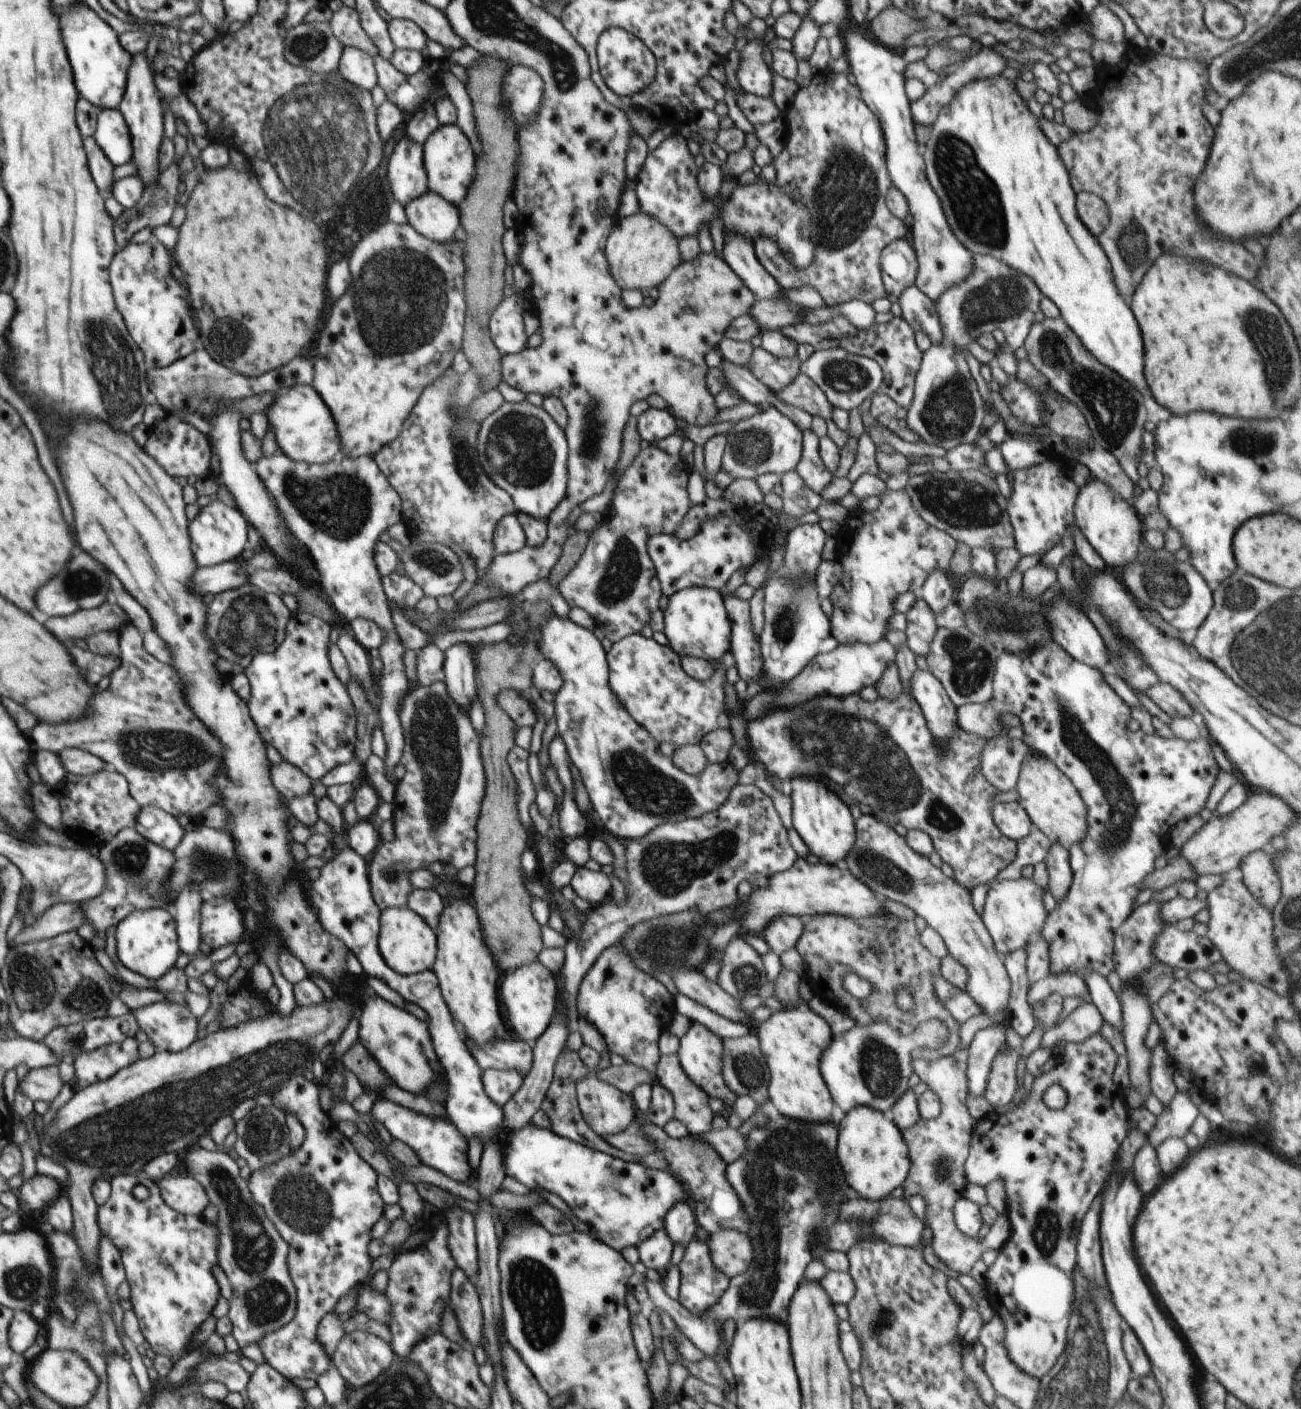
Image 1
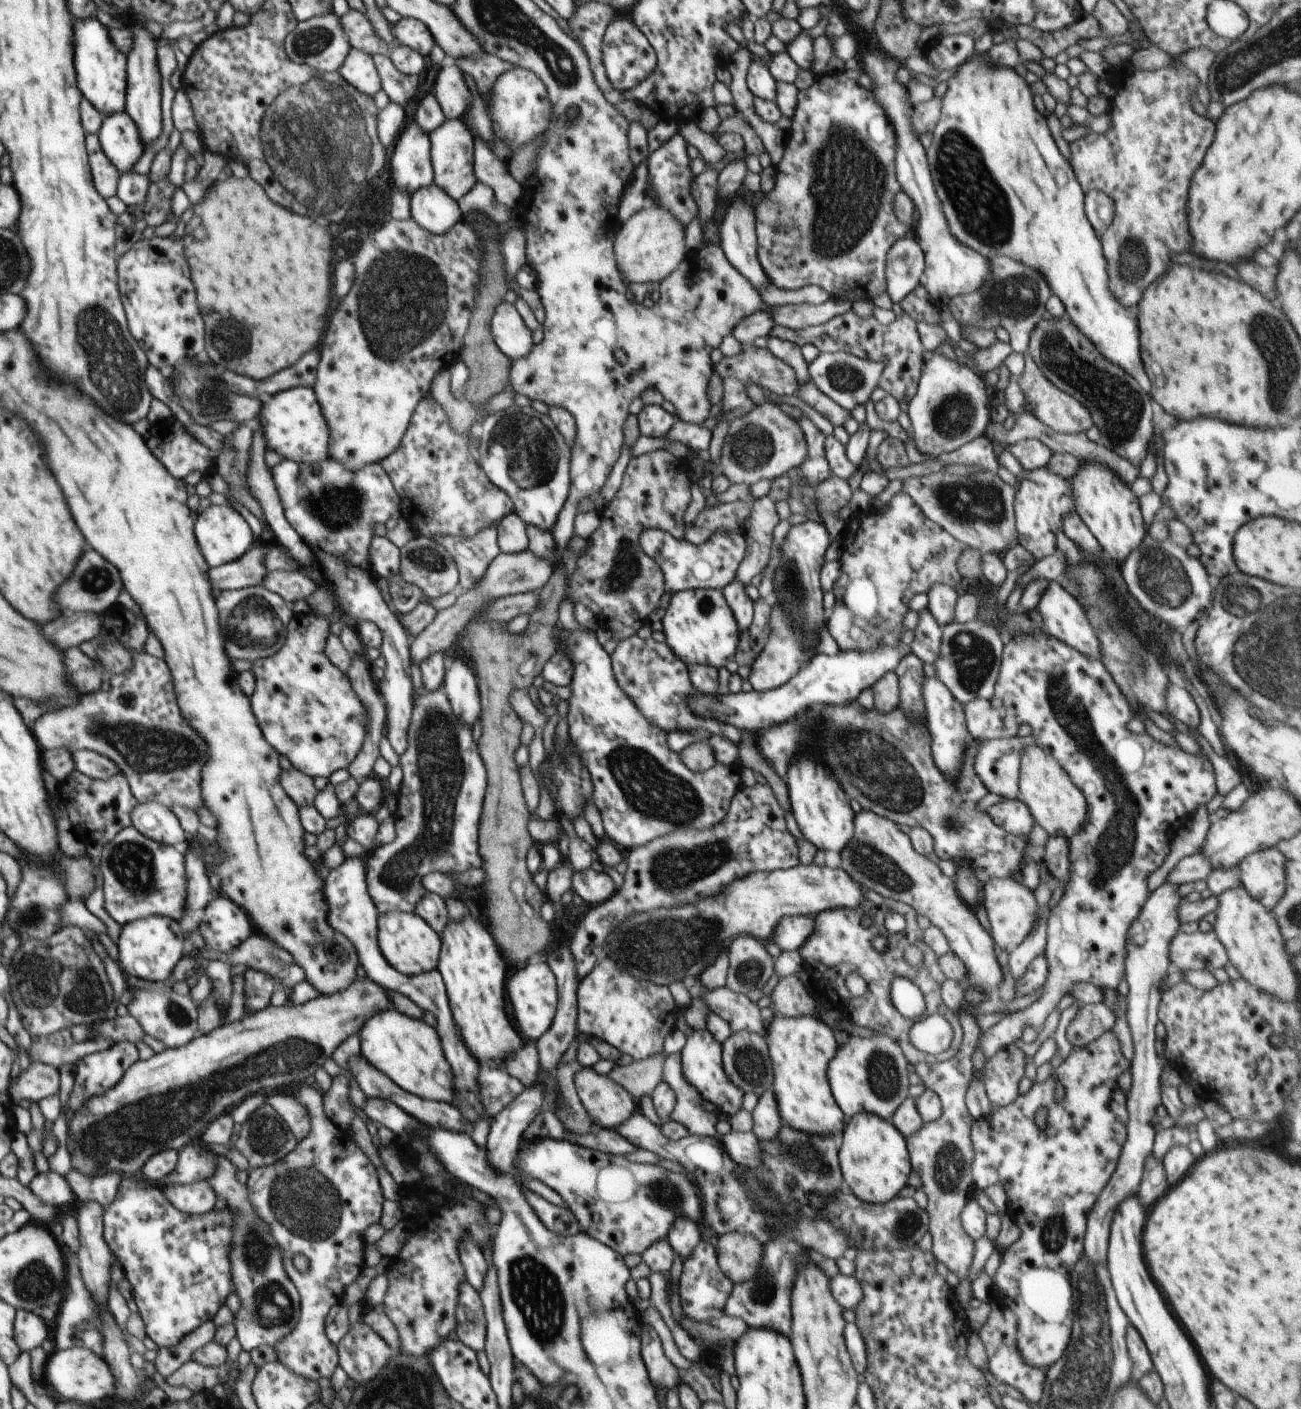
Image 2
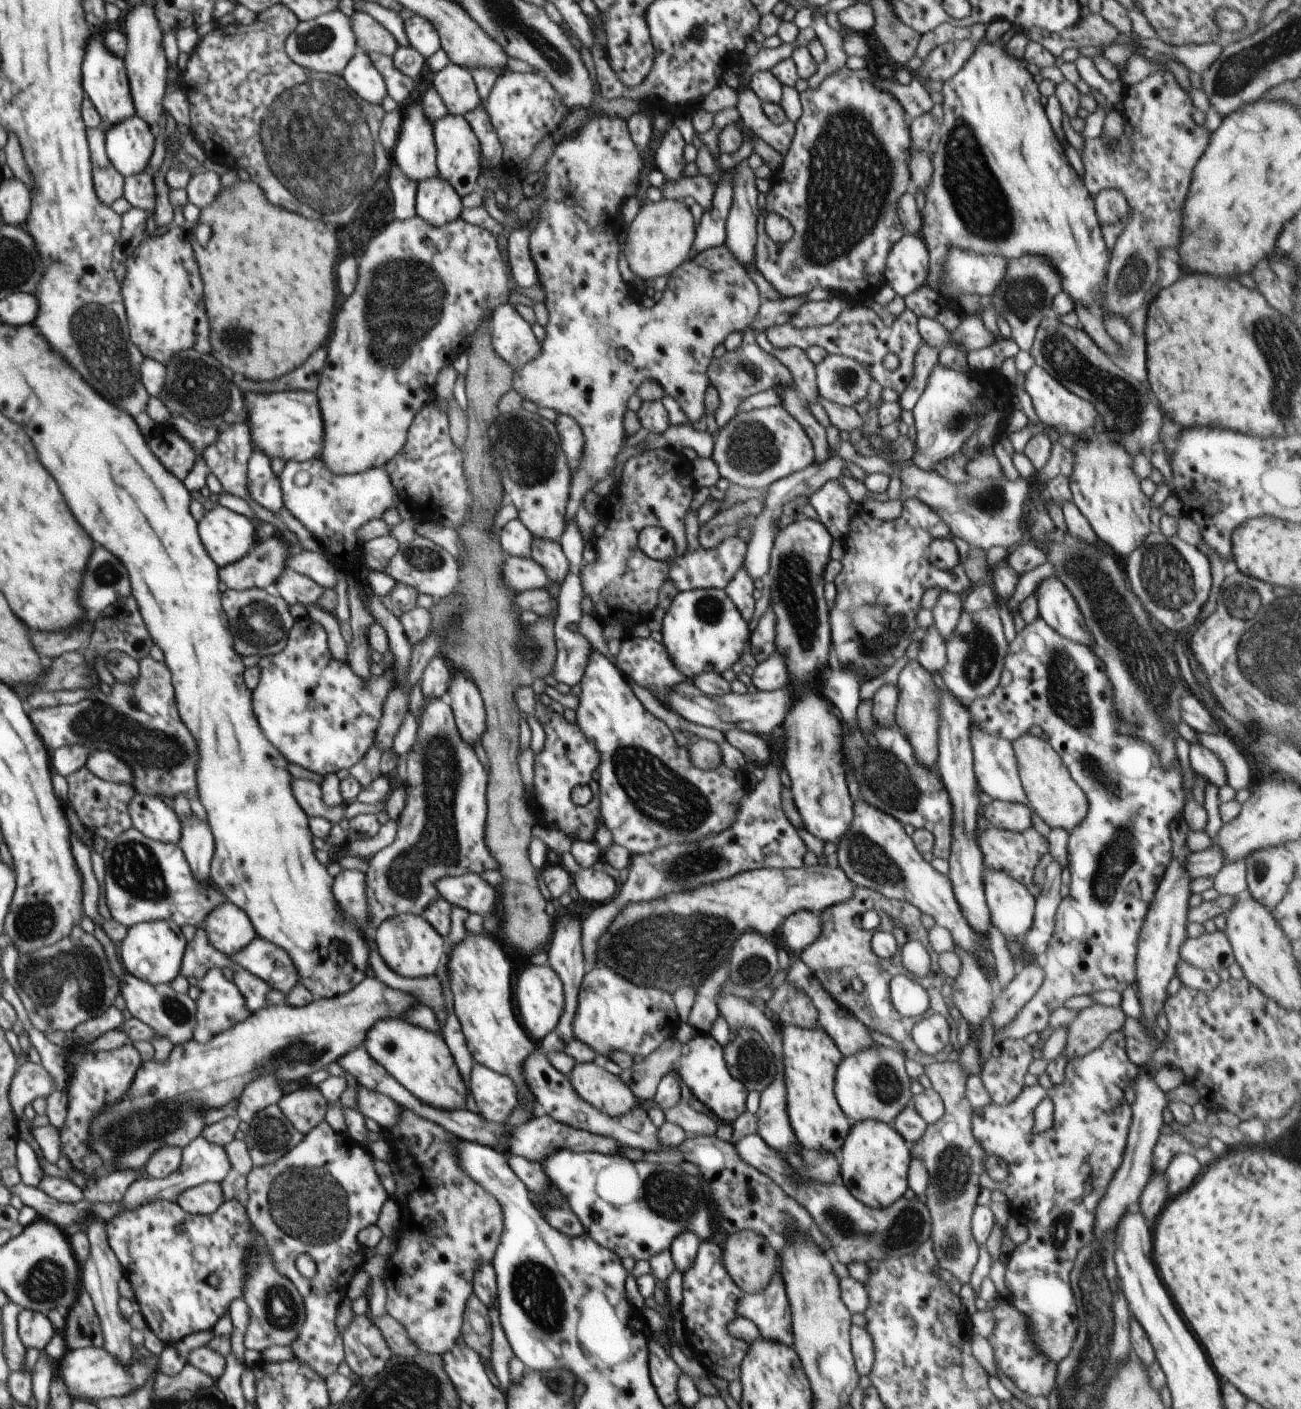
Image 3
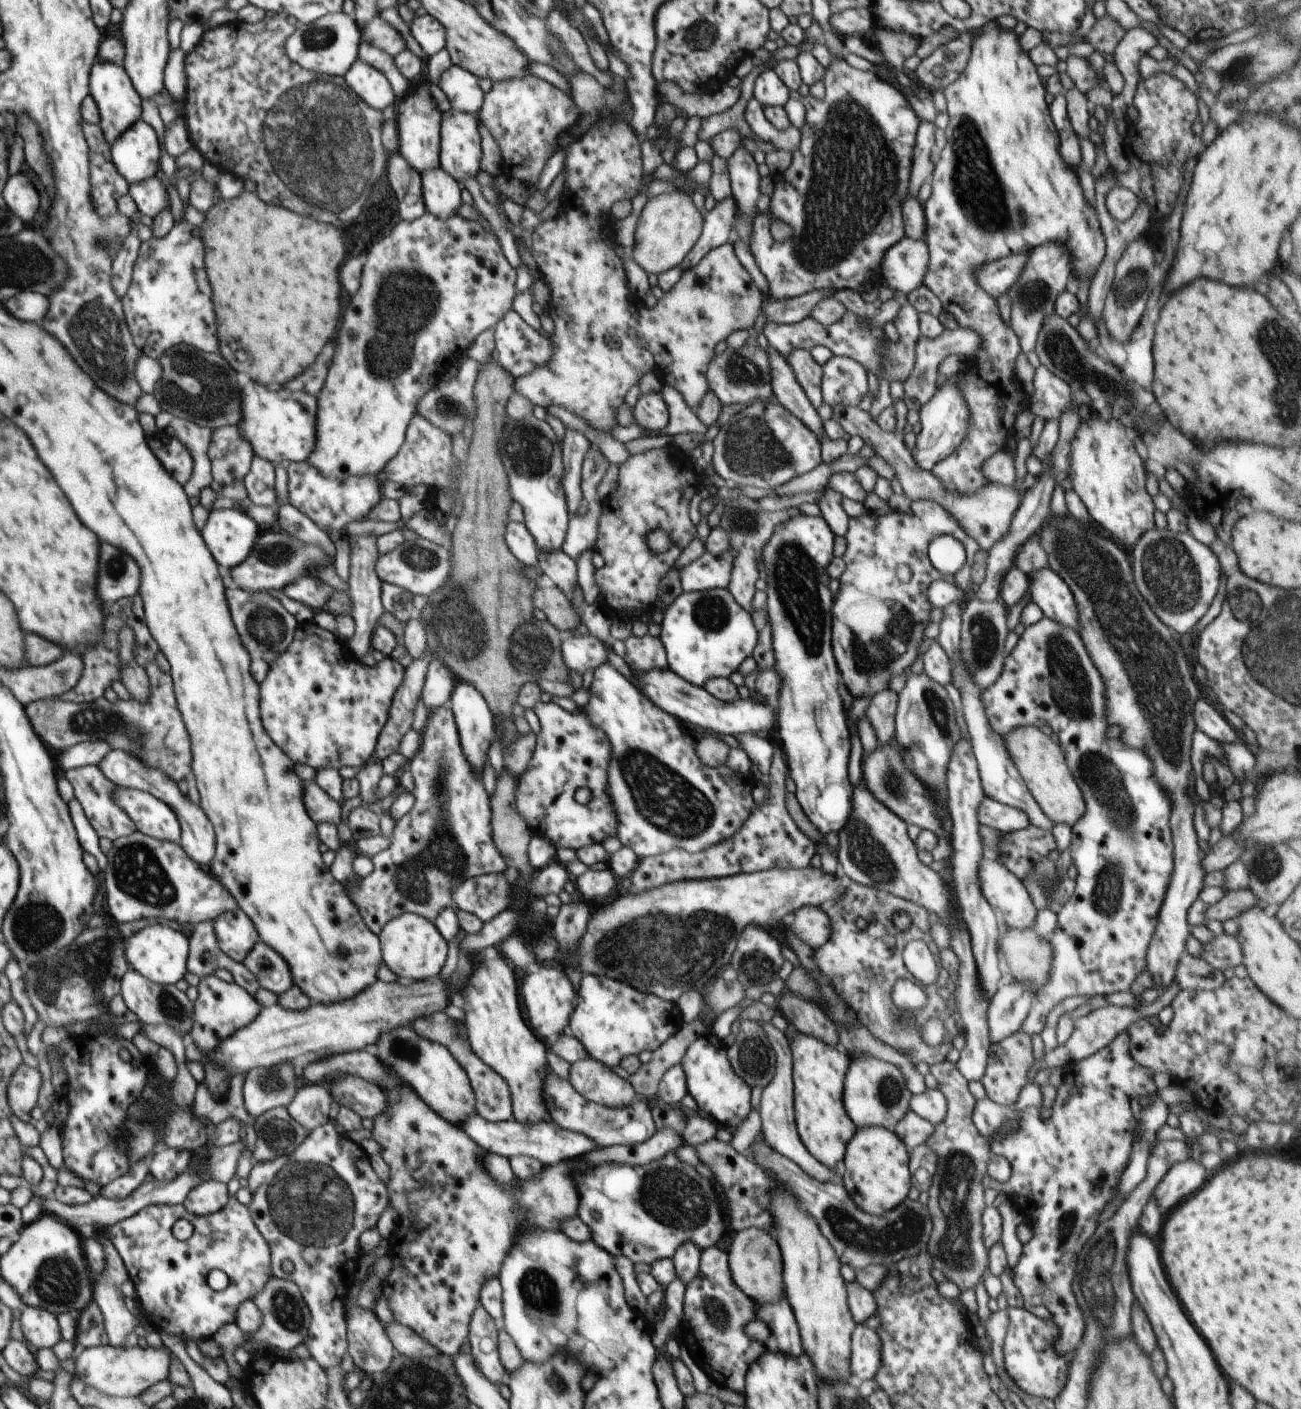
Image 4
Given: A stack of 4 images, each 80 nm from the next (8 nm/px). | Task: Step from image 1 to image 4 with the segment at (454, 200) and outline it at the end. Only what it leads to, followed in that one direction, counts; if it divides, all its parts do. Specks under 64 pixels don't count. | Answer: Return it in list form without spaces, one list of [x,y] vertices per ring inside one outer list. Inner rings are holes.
[[[448,110],[442,113],[440,120],[440,155],[439,166],[444,172],[463,188],[463,182],[470,177],[476,178],[481,170],[481,148],[480,132],[478,132],[478,114]]]

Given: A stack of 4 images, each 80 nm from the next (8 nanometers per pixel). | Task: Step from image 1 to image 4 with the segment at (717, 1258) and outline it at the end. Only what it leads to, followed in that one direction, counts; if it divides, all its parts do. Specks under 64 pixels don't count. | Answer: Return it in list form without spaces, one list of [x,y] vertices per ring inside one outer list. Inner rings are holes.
[[[744,1228],[732,1232],[732,1244],[728,1250],[728,1264],[732,1280],[753,1302],[778,1302],[785,1296],[782,1278],[783,1260],[777,1242],[760,1228]]]

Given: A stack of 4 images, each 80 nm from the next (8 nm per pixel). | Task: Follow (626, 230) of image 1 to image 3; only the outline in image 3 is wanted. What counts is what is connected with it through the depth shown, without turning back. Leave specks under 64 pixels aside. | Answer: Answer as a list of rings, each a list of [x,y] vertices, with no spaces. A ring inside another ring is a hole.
[[[662,197],[658,202],[645,202],[629,225],[621,251],[636,278],[650,281],[661,276],[670,277],[684,260],[690,258],[697,226],[688,204],[683,200],[668,200]]]

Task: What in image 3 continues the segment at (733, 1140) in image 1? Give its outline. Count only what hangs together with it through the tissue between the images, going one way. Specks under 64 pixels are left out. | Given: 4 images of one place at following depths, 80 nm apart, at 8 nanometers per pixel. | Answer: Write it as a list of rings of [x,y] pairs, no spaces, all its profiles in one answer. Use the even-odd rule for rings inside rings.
[[[750,1134],[740,1142],[733,1143],[738,1156],[754,1166],[758,1172],[772,1178],[781,1188],[794,1198],[820,1224],[824,1234],[828,1234],[832,1242],[833,1252],[842,1264],[852,1262],[868,1263],[868,1260],[886,1260],[892,1256],[905,1256],[915,1252],[931,1238],[932,1218],[926,1205],[917,1197],[910,1200],[898,1198],[894,1204],[885,1208],[870,1208],[859,1202],[842,1184],[820,1184],[814,1180],[804,1180],[794,1170],[790,1170],[788,1162],[775,1149],[757,1134]]]

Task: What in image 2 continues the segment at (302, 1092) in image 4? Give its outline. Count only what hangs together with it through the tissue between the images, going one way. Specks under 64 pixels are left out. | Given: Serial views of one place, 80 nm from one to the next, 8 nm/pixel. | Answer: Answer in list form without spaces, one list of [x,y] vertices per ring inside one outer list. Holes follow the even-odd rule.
[[[275,1091],[266,1098],[266,1103],[276,1109],[298,1140],[303,1139],[310,1132],[311,1118],[308,1109],[303,1107],[294,1095],[286,1096]]]

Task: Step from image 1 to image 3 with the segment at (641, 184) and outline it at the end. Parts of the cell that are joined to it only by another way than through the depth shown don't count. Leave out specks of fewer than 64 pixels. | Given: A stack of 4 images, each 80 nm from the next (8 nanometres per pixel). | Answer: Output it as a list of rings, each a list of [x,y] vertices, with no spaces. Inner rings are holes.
[[[672,124],[672,128],[666,132],[660,141],[654,156],[655,170],[664,175],[665,182],[676,182],[682,178],[687,164],[683,154],[685,147],[686,142],[680,130]]]

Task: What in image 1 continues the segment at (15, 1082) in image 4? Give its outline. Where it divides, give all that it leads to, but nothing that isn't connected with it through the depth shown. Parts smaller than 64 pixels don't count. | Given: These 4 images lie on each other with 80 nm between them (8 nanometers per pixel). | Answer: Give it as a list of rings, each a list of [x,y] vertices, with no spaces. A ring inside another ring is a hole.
[[[58,1066],[30,1067],[27,1076],[19,1082],[19,1089],[30,1100],[43,1100],[51,1103],[57,1096],[64,1096]]]

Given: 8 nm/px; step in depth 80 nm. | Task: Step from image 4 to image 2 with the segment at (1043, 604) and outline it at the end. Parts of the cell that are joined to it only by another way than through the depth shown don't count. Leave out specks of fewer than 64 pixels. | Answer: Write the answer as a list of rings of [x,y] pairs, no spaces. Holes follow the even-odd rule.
[[[1049,581],[1037,604],[1036,614],[1043,623],[1046,632],[1090,658],[1100,658],[1100,643],[1095,630],[1089,623],[1083,606],[1076,597],[1070,595],[1060,585],[1059,581]]]

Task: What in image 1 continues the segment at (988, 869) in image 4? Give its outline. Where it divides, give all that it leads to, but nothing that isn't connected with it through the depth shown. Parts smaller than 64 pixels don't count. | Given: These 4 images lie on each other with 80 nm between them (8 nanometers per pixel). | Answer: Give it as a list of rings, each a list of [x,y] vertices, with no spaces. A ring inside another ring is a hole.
[[[1020,877],[1017,880],[1004,879],[1001,882],[990,883],[981,919],[992,937],[998,954],[1007,955],[1016,949],[1026,947],[1030,940],[1040,935],[1048,915],[1042,901],[1044,893],[1032,878]]]

